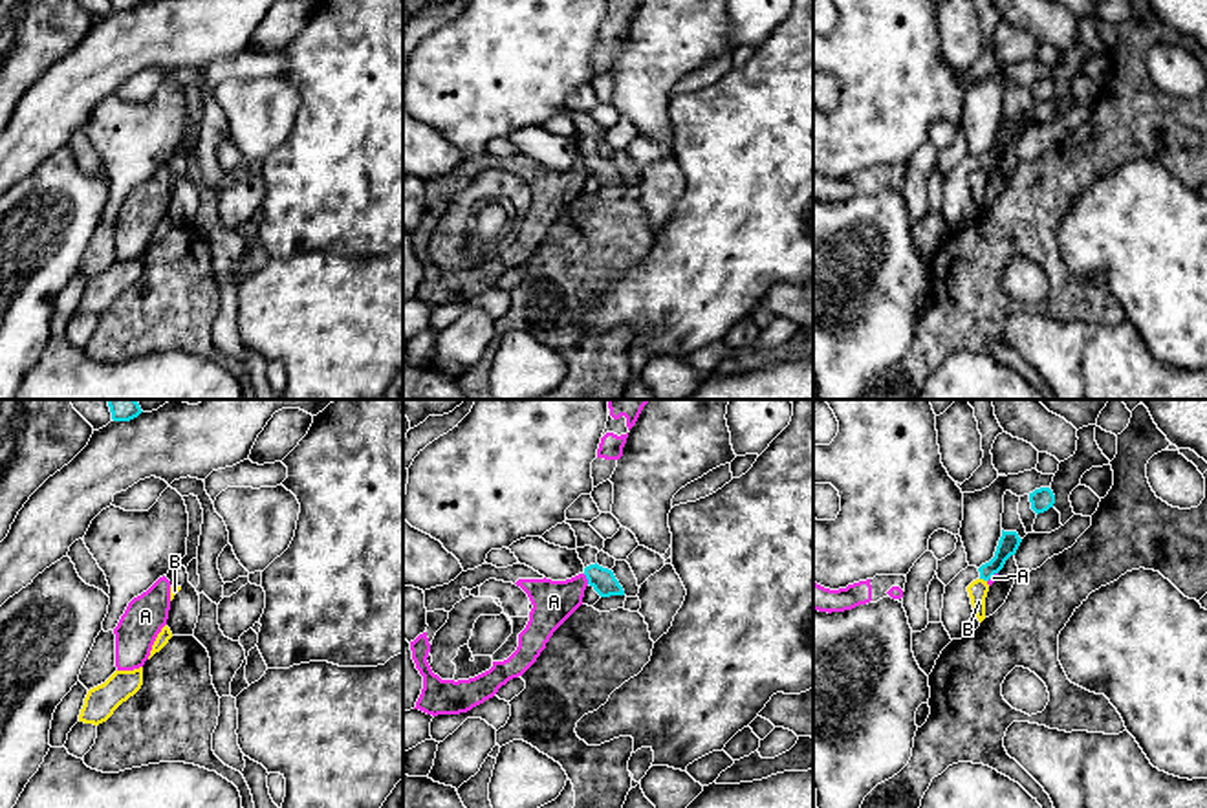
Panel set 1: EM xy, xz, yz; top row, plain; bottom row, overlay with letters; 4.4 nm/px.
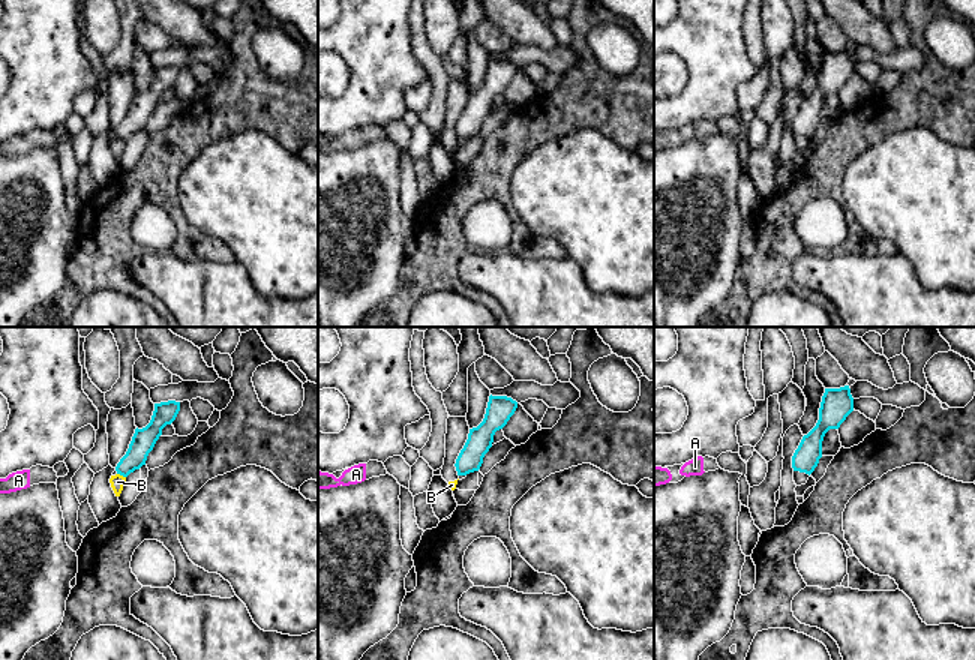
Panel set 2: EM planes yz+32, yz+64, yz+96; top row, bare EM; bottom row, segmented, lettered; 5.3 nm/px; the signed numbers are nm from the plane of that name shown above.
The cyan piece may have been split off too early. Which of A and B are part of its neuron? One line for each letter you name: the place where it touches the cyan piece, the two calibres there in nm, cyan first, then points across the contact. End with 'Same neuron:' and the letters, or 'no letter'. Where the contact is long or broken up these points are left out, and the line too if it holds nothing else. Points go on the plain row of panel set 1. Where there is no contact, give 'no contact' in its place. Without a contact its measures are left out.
Same neuron: no letter

